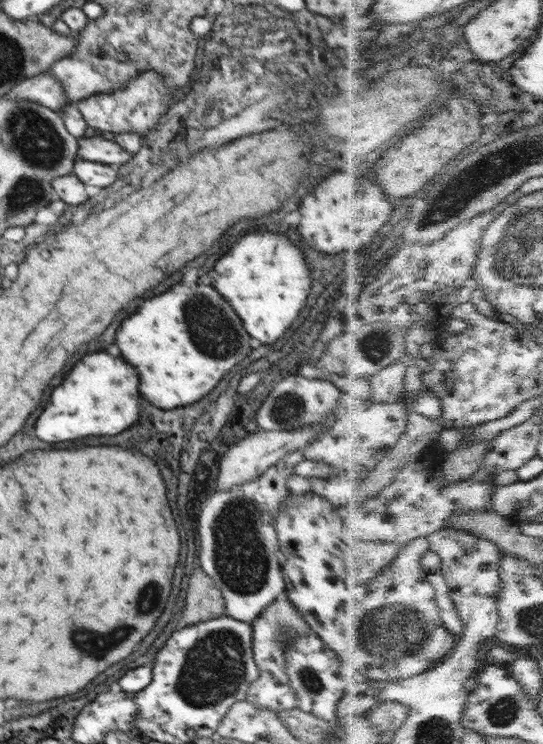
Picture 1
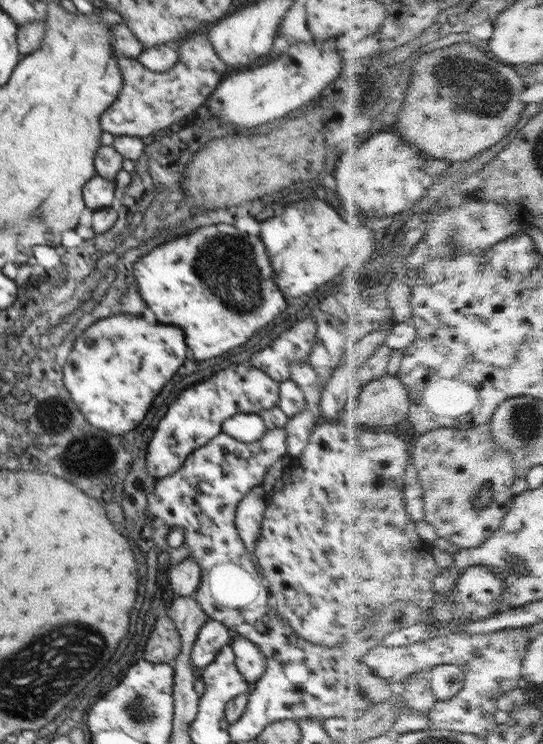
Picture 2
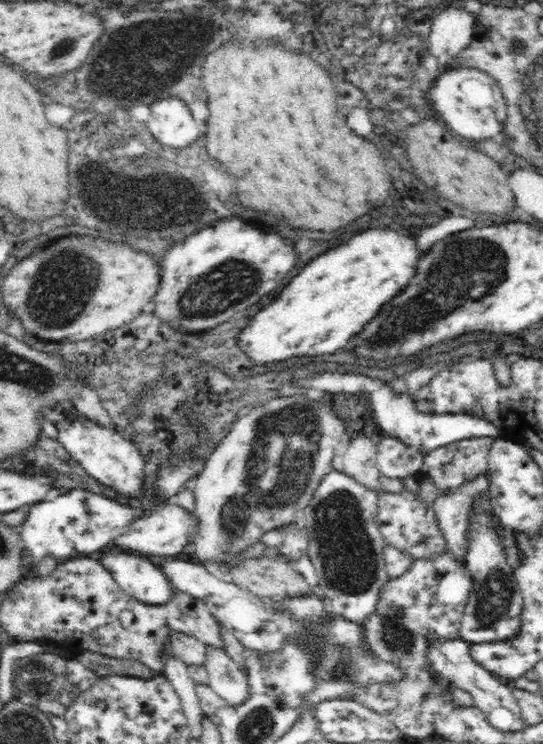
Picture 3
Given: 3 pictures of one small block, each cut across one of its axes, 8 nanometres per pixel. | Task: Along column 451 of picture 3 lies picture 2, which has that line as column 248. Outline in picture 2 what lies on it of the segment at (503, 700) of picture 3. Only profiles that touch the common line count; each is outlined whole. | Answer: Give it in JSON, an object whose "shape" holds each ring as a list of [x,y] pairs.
{"shape":[[[237,634],[228,645],[235,655],[238,672],[246,679],[250,688],[254,688],[256,681],[266,672],[263,653],[250,640]]]}

